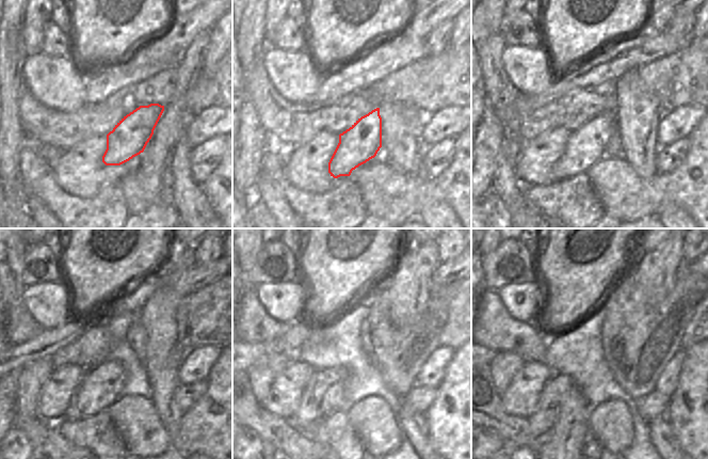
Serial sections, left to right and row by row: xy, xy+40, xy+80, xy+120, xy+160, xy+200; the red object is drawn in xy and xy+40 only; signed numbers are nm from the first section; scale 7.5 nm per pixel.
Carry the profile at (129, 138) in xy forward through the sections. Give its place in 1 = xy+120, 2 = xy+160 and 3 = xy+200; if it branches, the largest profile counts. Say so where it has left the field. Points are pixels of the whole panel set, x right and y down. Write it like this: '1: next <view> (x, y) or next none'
1: next xy+120 (100, 388)
2: next xy+160 (324, 395)
3: next xy+200 (541, 421)

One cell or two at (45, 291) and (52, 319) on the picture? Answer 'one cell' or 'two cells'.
one cell

